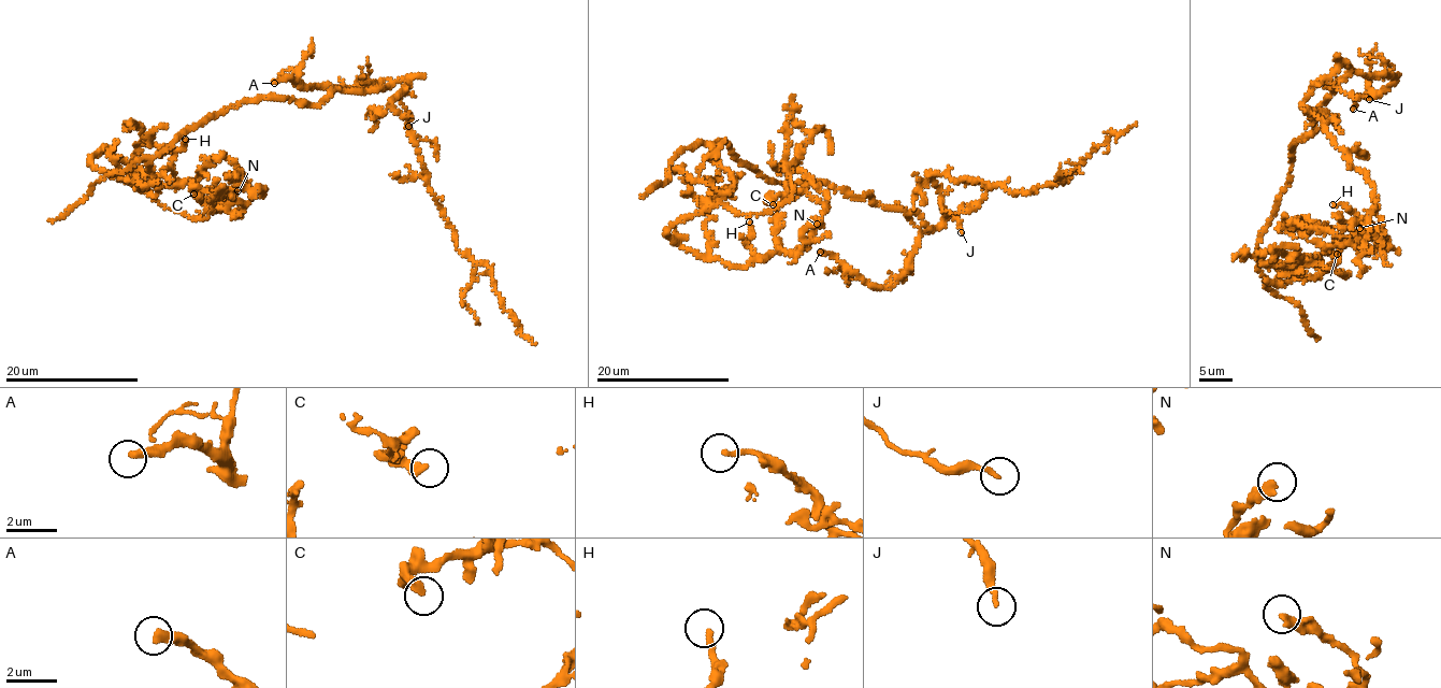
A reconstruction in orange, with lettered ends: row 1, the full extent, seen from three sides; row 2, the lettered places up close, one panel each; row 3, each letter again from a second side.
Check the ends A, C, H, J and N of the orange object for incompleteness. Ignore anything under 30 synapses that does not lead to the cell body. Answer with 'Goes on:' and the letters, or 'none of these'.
Goes on: A, H

